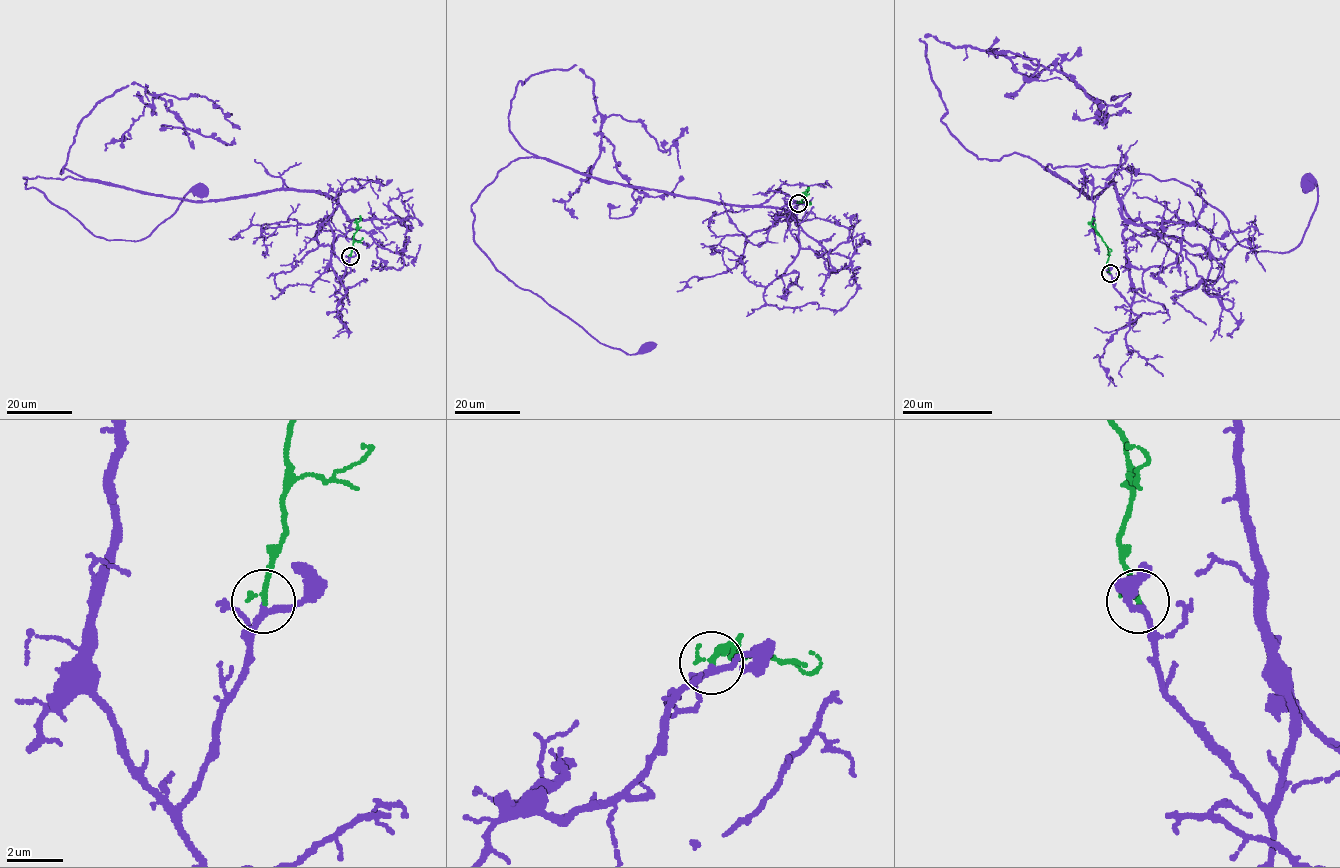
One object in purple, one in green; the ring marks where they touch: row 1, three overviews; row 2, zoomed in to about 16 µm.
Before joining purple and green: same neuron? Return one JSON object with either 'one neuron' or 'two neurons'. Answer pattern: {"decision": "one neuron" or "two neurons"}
{"decision": "one neuron"}

